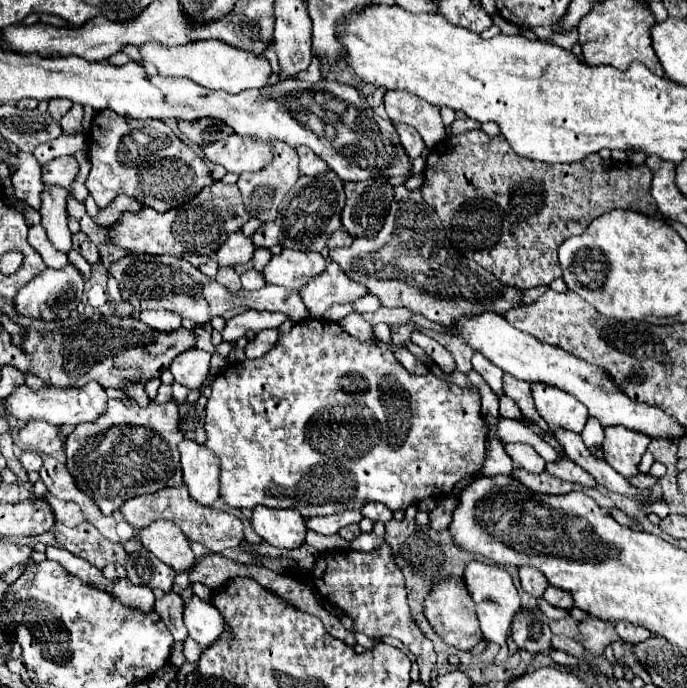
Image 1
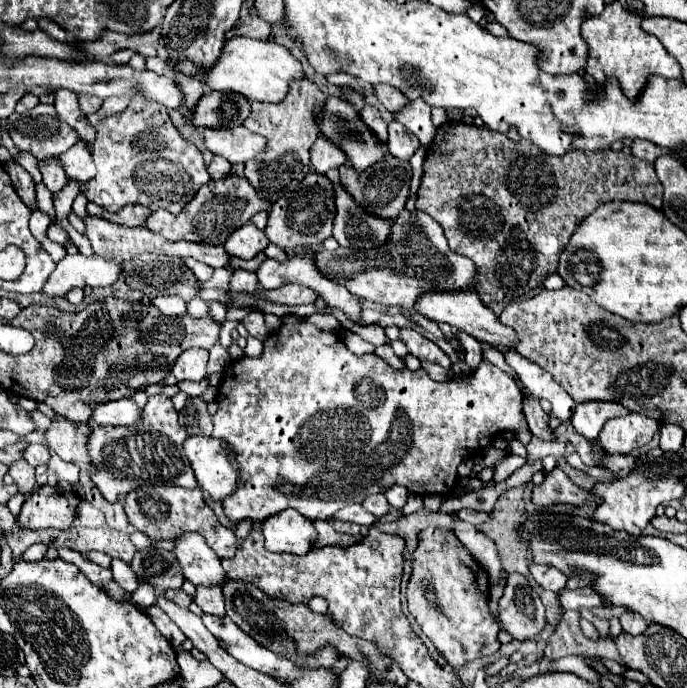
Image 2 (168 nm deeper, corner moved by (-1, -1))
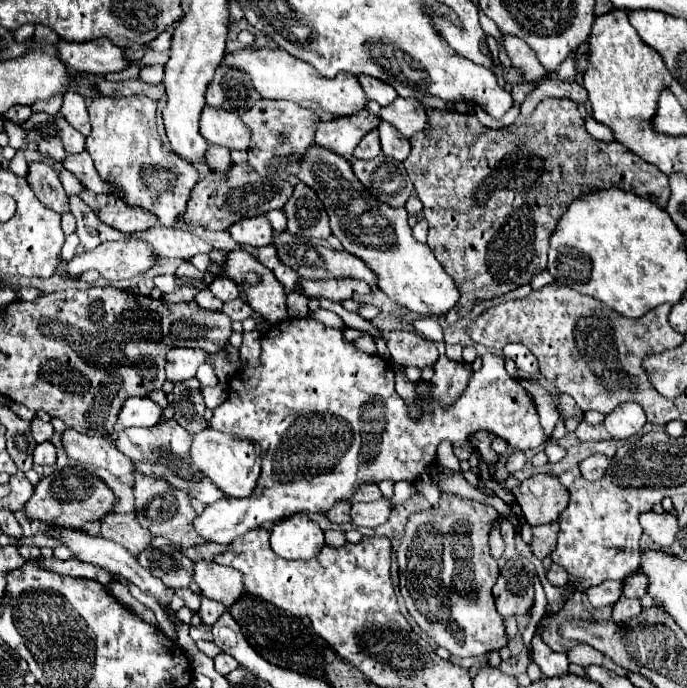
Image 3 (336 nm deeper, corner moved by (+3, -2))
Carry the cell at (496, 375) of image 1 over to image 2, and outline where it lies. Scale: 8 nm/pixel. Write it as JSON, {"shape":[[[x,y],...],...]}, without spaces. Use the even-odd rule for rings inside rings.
{"shape":[[[302,321],[300,325],[294,325],[294,327],[282,325],[276,333],[272,333],[264,341],[264,351],[258,359],[242,357],[238,361],[230,363],[226,367],[222,383],[218,387],[216,403],[218,403],[218,411],[212,417],[212,421],[214,421],[212,437],[228,443],[228,447],[236,459],[236,469],[238,469],[236,491],[222,501],[226,517],[234,523],[240,523],[246,517],[252,521],[264,521],[266,517],[280,513],[284,509],[290,509],[290,507],[312,521],[330,519],[338,509],[342,509],[350,503],[362,503],[368,495],[386,493],[392,485],[402,485],[414,495],[444,495],[444,493],[448,495],[456,489],[458,465],[466,459],[476,457],[484,447],[488,447],[488,443],[492,441],[492,437],[498,431],[504,433],[504,431],[516,429],[522,443],[530,441],[530,431],[528,431],[528,425],[526,425],[524,413],[522,413],[522,391],[518,389],[518,385],[514,383],[514,379],[508,373],[500,371],[492,363],[482,361],[474,373],[438,383],[434,379],[430,379],[430,375],[424,369],[418,369],[414,373],[410,373],[408,369],[398,371],[398,369],[390,369],[390,365],[386,365],[386,361],[382,361],[378,355],[354,355],[348,351],[348,347],[344,345],[344,341],[338,333],[320,331],[316,325],[306,323],[306,321]]]}

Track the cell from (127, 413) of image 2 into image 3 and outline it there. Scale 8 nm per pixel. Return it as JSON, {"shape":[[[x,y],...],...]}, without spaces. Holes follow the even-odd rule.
{"shape":[[[128,398],[120,410],[118,416],[118,426],[122,428],[130,428],[130,426],[144,426],[150,428],[154,426],[162,416],[162,408],[146,398]]]}

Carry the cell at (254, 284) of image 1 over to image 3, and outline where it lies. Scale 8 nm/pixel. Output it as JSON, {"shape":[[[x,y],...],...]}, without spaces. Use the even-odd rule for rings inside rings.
{"shape":[[[216,278],[216,280],[212,280],[212,284],[210,284],[208,288],[210,288],[210,292],[212,292],[218,300],[222,300],[222,302],[228,302],[228,300],[238,298],[238,288],[236,288],[236,284],[234,284],[232,280],[228,280],[228,278]]]}

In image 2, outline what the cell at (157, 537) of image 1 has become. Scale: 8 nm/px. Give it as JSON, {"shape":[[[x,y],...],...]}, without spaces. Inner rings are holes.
{"shape":[[[182,533],[182,537],[176,537],[172,553],[182,565],[184,577],[194,585],[220,585],[226,579],[220,557],[212,553],[198,533]]]}

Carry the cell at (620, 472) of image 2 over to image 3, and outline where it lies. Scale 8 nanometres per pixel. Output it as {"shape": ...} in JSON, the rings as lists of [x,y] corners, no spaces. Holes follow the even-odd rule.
{"shape":[[[596,454],[596,456],[590,456],[584,462],[580,462],[578,468],[586,480],[598,480],[600,476],[604,476],[606,466],[608,466],[608,458]]]}

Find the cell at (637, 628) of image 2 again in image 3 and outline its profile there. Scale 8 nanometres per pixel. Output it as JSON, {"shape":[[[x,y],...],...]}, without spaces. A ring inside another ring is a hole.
{"shape":[[[620,596],[618,602],[614,604],[614,612],[612,612],[612,618],[616,622],[626,622],[628,618],[634,618],[642,612],[642,604],[640,604],[640,598],[626,598],[626,596]]]}

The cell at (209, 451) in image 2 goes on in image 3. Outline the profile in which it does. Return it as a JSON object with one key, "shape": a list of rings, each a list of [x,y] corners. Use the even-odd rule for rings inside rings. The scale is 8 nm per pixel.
{"shape":[[[206,428],[194,434],[190,456],[198,470],[204,472],[226,496],[246,498],[254,492],[256,482],[260,478],[260,448],[254,442]]]}

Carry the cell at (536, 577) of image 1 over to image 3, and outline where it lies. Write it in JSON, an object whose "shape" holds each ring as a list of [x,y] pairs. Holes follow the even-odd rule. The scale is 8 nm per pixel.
{"shape":[[[552,564],[552,568],[548,570],[548,580],[554,584],[554,586],[564,586],[564,584],[568,584],[568,574],[566,574],[566,570],[562,568],[562,566],[558,566],[558,564]]]}

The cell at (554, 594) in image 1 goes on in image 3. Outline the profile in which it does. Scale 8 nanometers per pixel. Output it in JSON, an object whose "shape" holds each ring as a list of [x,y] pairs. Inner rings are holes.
{"shape":[[[606,580],[606,582],[598,584],[598,586],[588,588],[588,600],[590,600],[590,604],[596,606],[596,608],[614,604],[614,602],[620,598],[620,594],[622,594],[622,586],[624,586],[622,582],[614,582],[614,580],[608,582],[608,580]]]}

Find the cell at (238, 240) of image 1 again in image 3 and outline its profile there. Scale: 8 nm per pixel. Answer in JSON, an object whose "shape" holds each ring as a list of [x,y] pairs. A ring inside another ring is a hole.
{"shape":[[[266,216],[246,218],[230,226],[232,238],[238,244],[250,244],[250,246],[268,246],[272,242],[272,232],[274,228]]]}

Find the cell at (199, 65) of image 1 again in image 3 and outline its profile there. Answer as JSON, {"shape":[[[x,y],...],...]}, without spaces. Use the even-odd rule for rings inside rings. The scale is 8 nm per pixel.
{"shape":[[[270,48],[240,50],[240,52],[226,58],[226,66],[248,72],[252,76],[254,88],[262,94],[262,98],[268,98],[268,100],[290,100],[296,104],[308,100],[308,102],[316,102],[318,108],[326,110],[332,116],[356,114],[358,110],[366,108],[366,104],[370,102],[356,76],[346,74],[346,72],[338,72],[334,78],[324,78],[322,74],[318,74],[318,70],[314,70],[314,66],[310,66],[308,62],[302,62],[300,58],[294,58],[292,54],[288,54],[282,48],[276,48],[276,50],[270,50]]]}

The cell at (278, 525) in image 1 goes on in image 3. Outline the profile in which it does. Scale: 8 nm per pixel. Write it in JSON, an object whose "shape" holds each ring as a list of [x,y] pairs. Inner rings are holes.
{"shape":[[[294,514],[272,528],[270,546],[280,558],[308,560],[322,550],[324,530],[306,514]]]}

